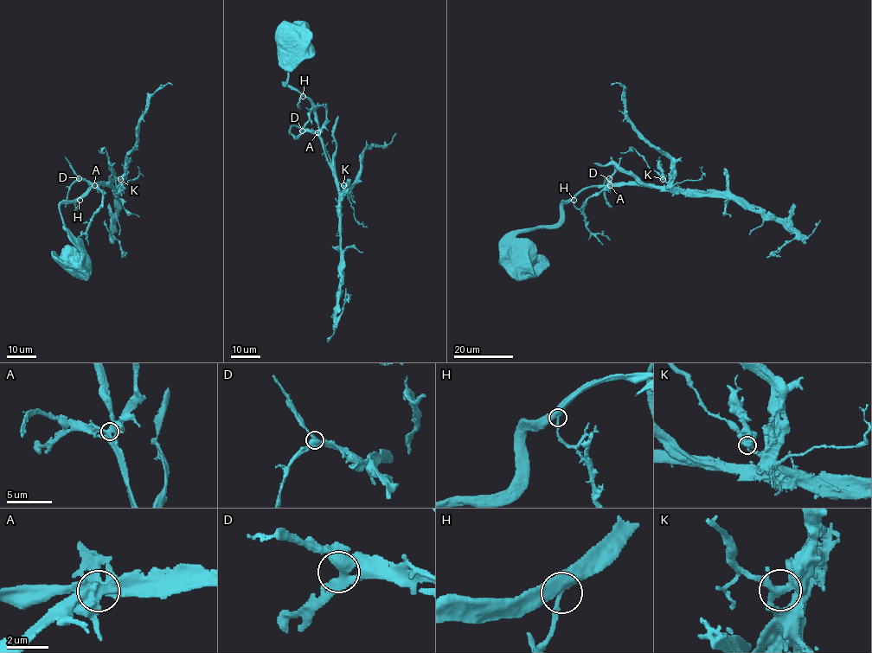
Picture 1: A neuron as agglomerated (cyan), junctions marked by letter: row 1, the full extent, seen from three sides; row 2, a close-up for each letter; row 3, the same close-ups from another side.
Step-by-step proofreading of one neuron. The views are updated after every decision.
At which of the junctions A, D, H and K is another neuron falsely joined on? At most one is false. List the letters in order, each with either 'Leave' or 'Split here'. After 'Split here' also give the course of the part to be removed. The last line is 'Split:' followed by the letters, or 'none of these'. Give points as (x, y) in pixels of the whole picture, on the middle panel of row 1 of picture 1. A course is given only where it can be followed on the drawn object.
A: Leave
D: Leave
H: Leave
K: Leave
Split: none of these

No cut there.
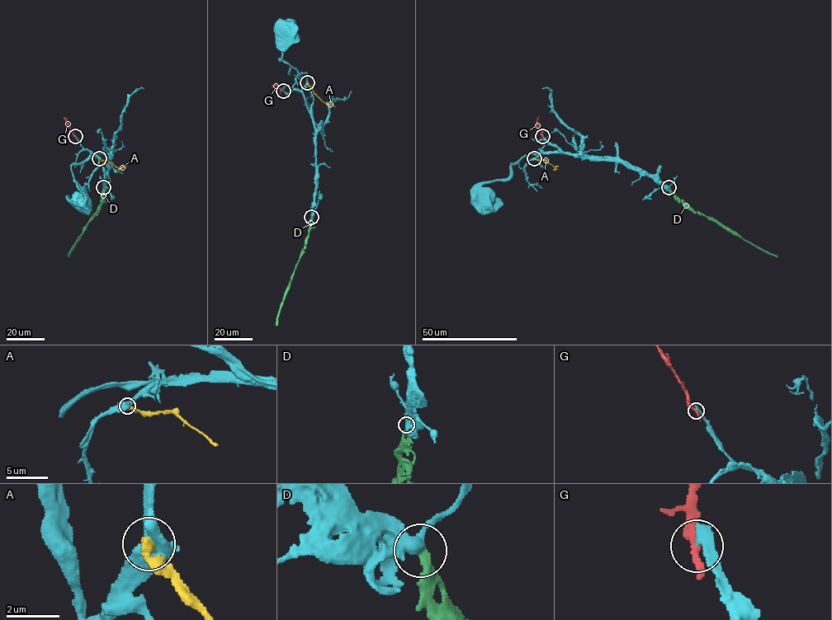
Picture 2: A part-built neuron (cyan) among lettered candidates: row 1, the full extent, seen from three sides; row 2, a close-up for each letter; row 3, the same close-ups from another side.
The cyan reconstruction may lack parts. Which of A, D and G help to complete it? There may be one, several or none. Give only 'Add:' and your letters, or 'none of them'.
Add: D

